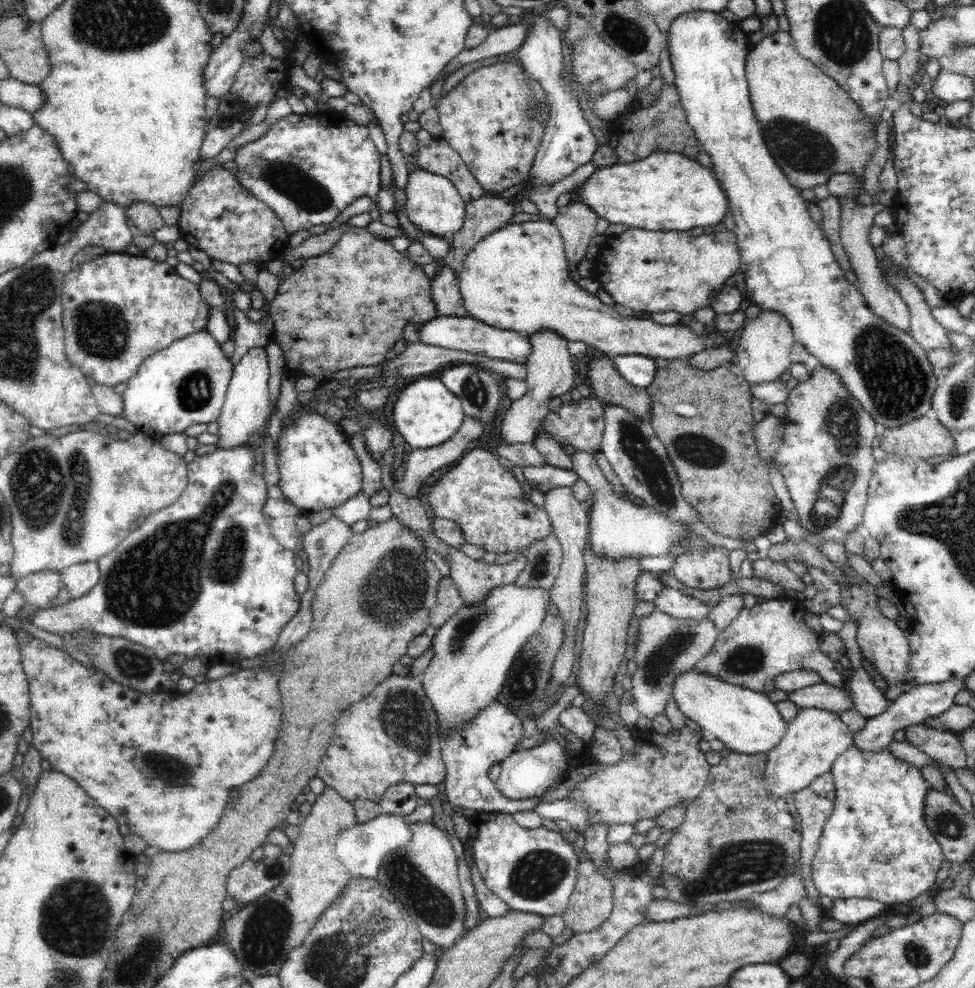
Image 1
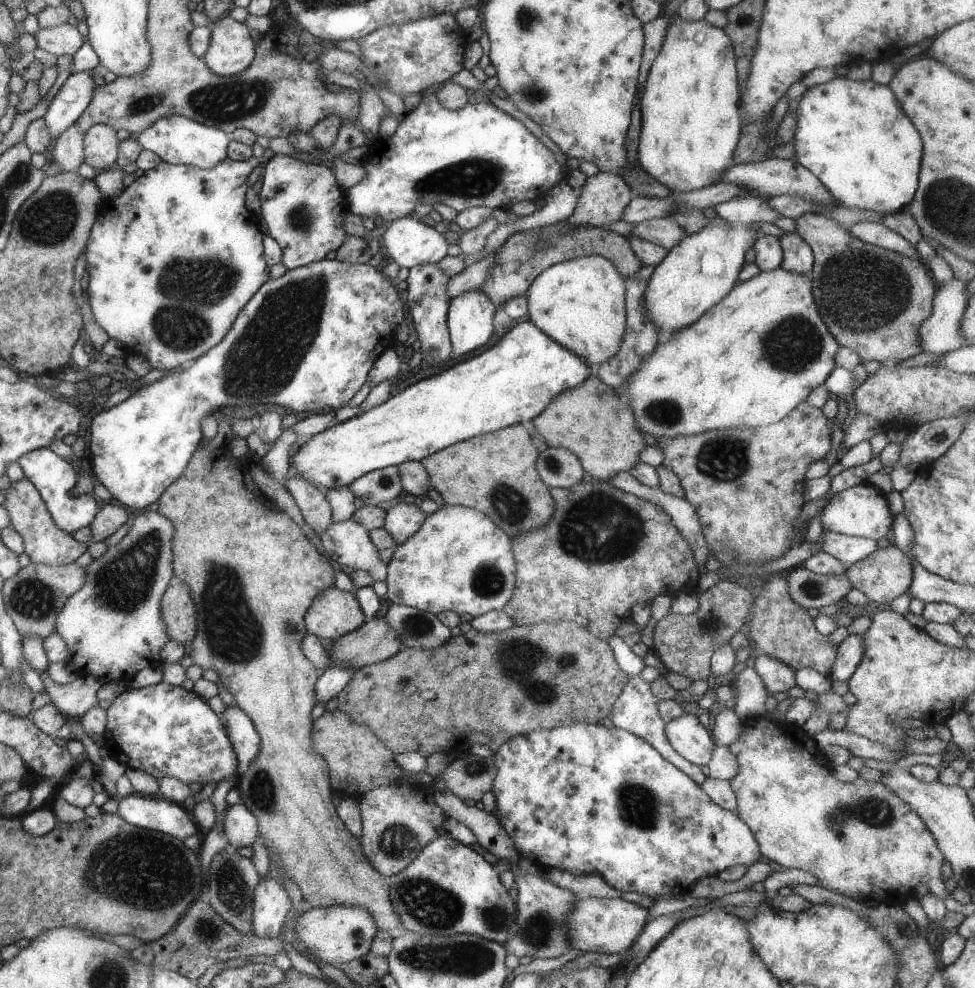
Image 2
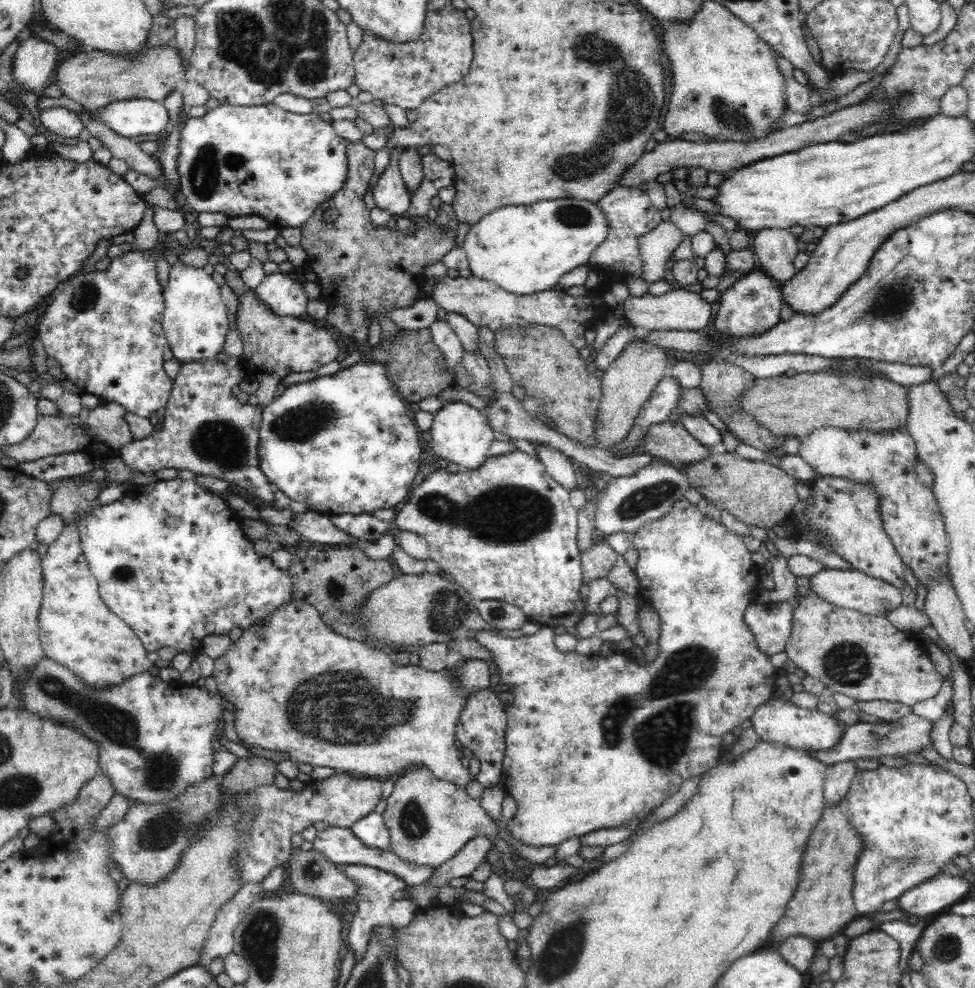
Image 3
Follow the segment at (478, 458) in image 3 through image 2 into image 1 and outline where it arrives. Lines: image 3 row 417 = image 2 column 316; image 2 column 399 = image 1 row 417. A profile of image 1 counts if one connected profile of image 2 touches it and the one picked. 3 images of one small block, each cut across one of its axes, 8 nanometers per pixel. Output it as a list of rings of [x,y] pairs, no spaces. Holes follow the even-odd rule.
[[[416,378],[408,384],[394,402],[394,410],[388,412],[390,424],[402,434],[402,438],[414,450],[426,450],[440,444],[446,444],[464,422],[464,408],[462,402],[454,392],[446,388],[446,384],[438,378]]]

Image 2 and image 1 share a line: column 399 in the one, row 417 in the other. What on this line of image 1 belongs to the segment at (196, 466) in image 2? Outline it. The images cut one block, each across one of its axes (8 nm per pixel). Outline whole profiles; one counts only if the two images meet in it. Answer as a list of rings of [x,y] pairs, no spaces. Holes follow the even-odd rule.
[[[918,418],[910,426],[886,430],[882,450],[888,454],[910,454],[914,460],[928,460],[934,456],[956,458],[956,434],[940,424],[938,418]]]

